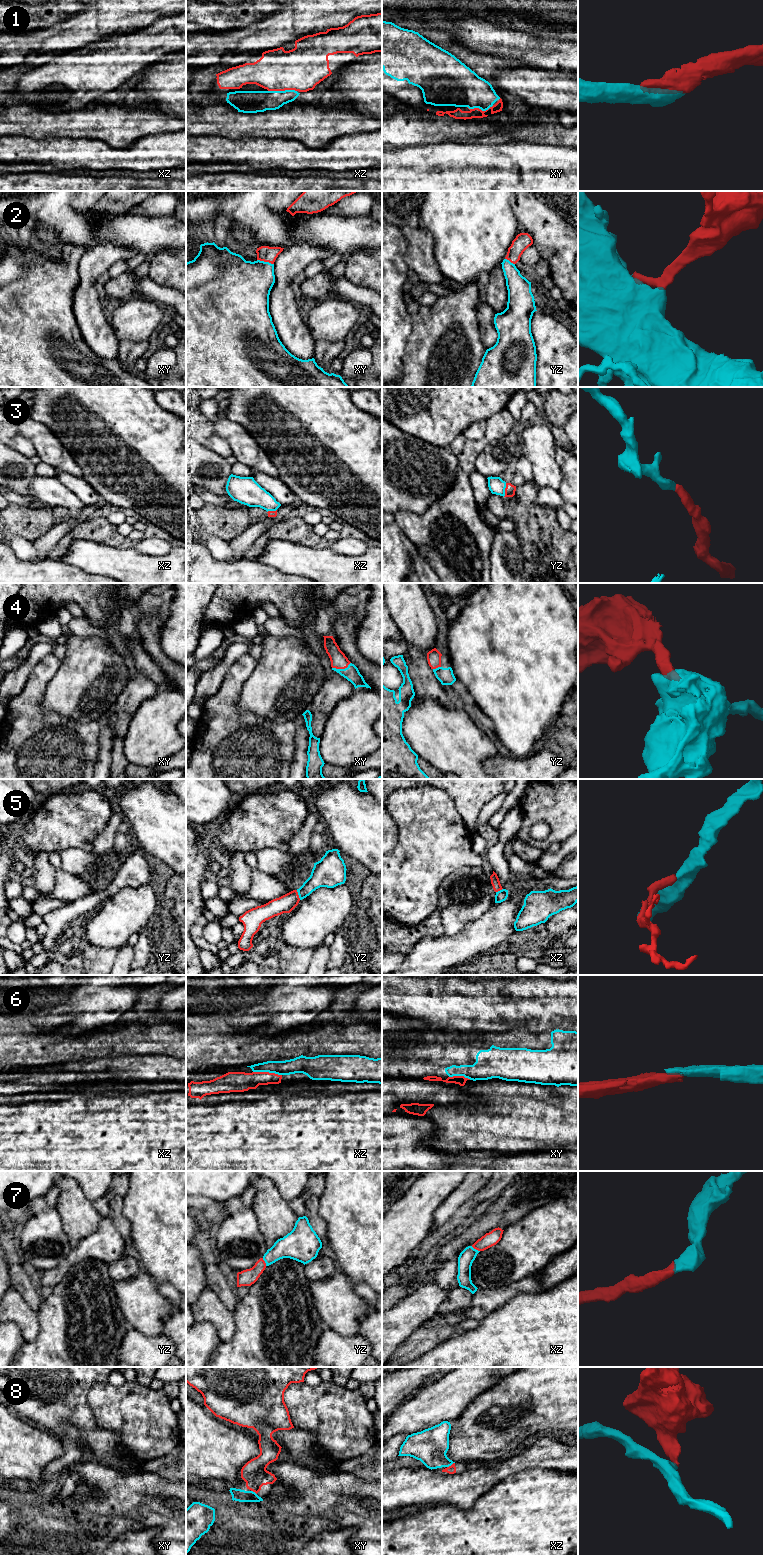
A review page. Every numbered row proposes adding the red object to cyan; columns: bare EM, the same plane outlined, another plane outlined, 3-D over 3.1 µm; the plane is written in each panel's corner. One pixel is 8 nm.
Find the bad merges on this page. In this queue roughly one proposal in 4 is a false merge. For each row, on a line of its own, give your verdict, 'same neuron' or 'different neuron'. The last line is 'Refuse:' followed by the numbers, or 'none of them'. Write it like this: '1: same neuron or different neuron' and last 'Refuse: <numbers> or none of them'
1: same neuron
2: same neuron
3: same neuron
4: same neuron
5: same neuron
6: different neuron
7: same neuron
8: same neuron
Refuse: 6

